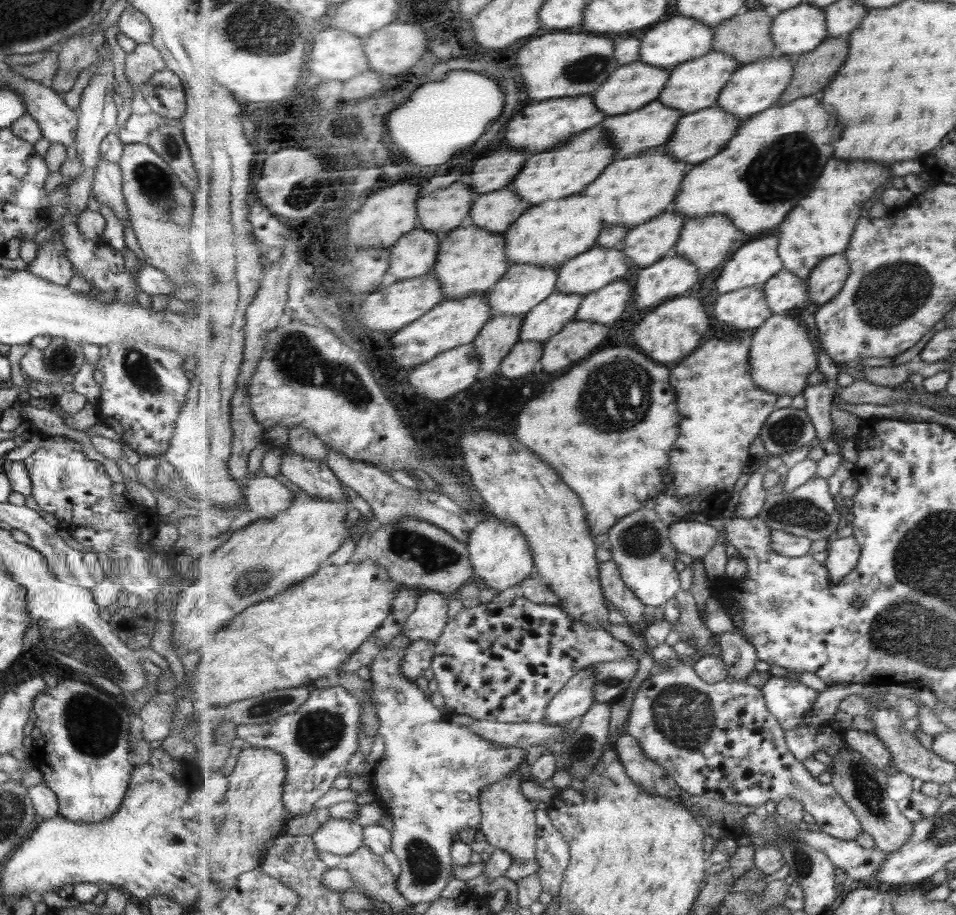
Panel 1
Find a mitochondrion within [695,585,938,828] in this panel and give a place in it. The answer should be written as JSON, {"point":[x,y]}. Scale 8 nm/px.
{"point":[868,792]}

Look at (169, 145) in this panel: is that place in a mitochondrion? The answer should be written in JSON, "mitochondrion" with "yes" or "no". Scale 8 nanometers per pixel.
{"mitochondrion":"yes"}

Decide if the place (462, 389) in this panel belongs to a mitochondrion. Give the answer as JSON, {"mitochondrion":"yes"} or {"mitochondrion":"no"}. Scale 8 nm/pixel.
{"mitochondrion":"no"}

